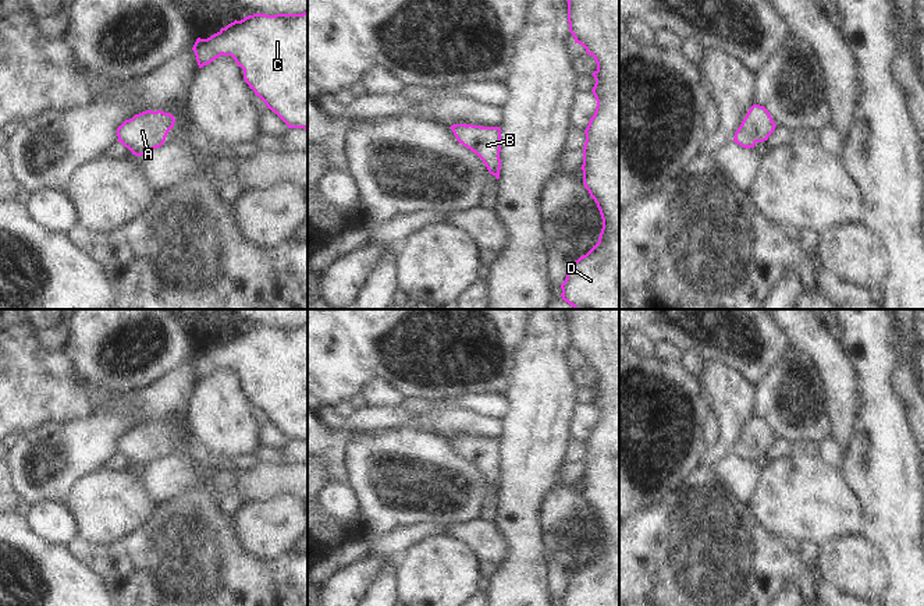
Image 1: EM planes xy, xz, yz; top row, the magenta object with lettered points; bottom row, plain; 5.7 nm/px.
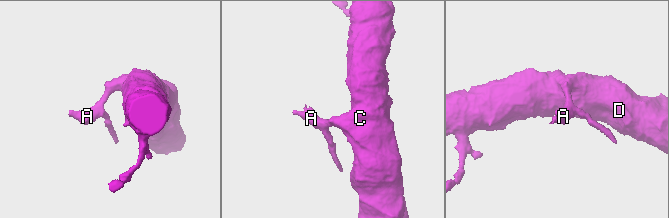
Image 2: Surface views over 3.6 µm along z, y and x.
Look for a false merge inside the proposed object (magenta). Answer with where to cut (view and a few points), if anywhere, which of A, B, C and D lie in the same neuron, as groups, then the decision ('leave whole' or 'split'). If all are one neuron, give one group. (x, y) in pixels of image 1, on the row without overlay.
no cut; A B C D; leave whole

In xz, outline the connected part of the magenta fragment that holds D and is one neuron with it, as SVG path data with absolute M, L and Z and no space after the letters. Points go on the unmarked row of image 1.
M566 309L569 344L575 355L582 357L593 368L597 382L591 386L596 391L591 401L597 418L594 428L584 442L583 458L583 496L597 515L603 531L598 554L583 568L575 573L561 596L562 606L619 606L619 309Z

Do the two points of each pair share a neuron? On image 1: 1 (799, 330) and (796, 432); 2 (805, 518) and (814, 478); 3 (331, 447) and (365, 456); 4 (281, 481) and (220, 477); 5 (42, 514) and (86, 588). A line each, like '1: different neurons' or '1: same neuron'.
1: different neurons
2: same neuron
3: different neurons
4: same neuron
5: different neurons

